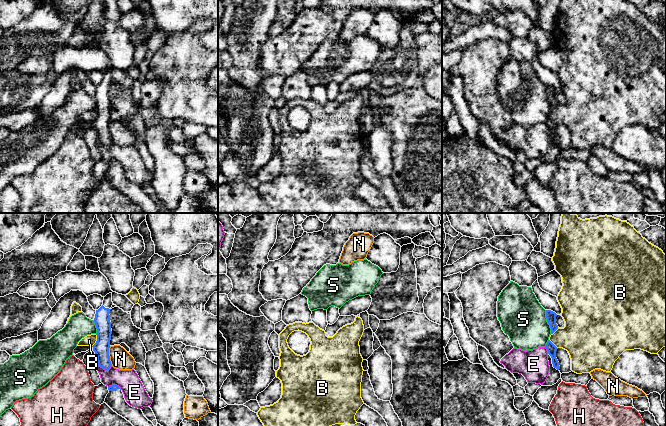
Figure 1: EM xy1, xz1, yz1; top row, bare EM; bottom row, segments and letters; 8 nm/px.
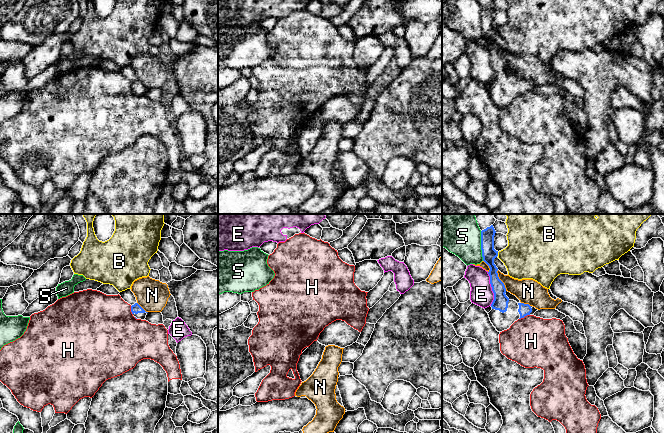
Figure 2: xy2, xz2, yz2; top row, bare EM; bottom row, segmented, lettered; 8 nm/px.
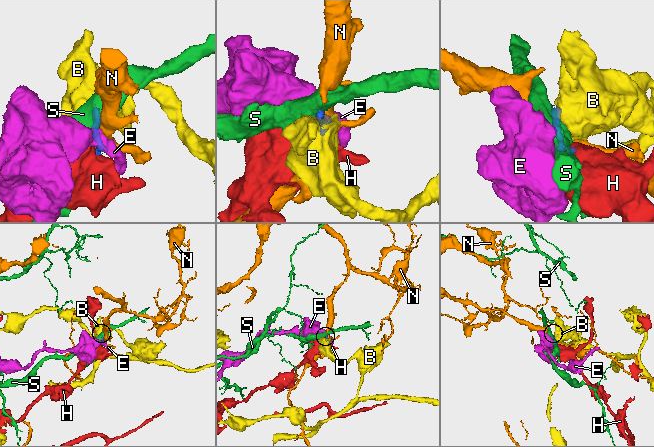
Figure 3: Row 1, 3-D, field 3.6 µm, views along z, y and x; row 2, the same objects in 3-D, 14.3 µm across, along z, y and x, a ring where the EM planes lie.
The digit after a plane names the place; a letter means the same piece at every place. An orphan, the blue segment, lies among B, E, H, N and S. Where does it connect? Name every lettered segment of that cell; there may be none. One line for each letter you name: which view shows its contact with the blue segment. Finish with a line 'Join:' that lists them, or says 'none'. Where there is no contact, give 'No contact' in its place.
Join: none

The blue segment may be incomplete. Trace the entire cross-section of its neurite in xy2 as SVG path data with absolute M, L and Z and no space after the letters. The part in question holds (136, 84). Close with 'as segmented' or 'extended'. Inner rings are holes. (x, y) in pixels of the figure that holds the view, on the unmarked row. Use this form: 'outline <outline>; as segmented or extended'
outline M135 79L131 82L131 88L136 95L141 96L145 96L146 91L148 89L138 79Z; extended

